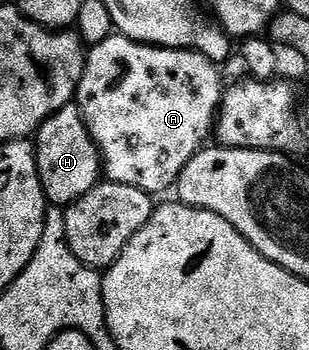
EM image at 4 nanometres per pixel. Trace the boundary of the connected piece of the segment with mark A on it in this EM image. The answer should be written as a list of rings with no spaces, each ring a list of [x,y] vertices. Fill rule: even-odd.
[[[118,33],[109,36],[105,41],[94,44],[86,52],[83,64],[83,76],[79,88],[75,91],[74,102],[79,108],[81,117],[93,137],[99,150],[99,158],[103,160],[103,175],[112,183],[133,185],[133,189],[141,189],[145,194],[155,197],[158,191],[167,191],[179,182],[179,174],[189,165],[189,161],[212,138],[215,121],[219,114],[219,104],[223,101],[225,82],[219,76],[220,68],[196,51],[182,51],[180,47],[153,47],[150,43],[138,43]]]

